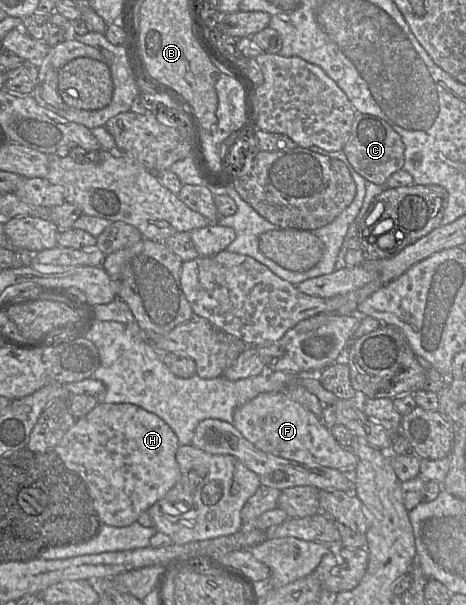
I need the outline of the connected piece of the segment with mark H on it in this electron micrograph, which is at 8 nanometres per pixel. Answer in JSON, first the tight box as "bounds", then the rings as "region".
{"bounds":[54,402,181,527],"region":[[[98,402],[98,404],[87,415],[76,420],[75,424],[65,433],[61,441],[54,447],[54,451],[68,469],[78,473],[86,482],[101,525],[126,527],[137,521],[139,515],[143,511],[147,511],[155,502],[162,499],[180,480],[181,472],[176,461],[176,452],[179,446],[180,444],[175,432],[156,414],[148,412],[135,404]]]}

